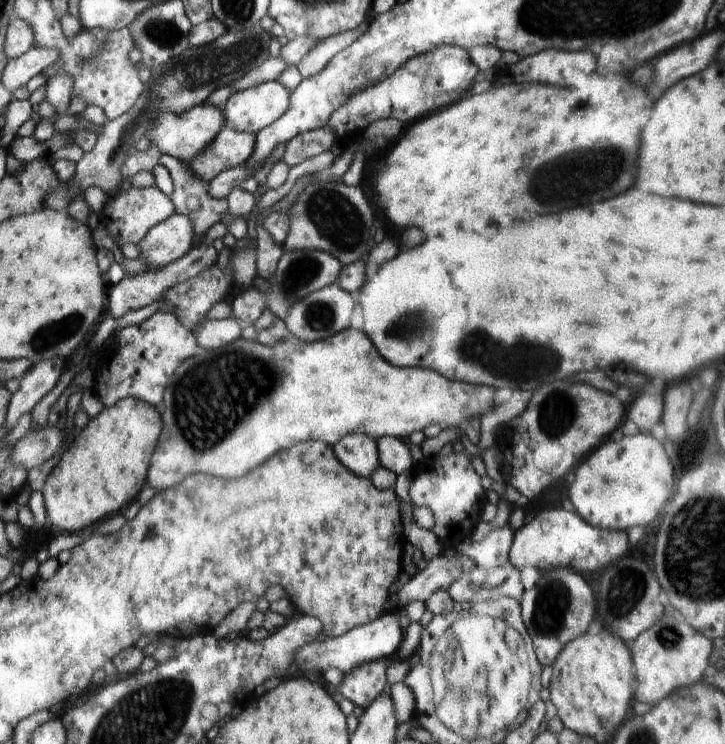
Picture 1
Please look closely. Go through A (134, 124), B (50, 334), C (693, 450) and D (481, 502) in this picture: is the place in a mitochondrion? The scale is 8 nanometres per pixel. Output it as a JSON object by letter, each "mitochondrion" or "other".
{"A":"mitochondrion","B":"mitochondrion","C":"other","D":"other"}

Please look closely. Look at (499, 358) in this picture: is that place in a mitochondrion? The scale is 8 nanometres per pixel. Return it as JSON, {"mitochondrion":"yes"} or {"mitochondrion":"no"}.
{"mitochondrion":"yes"}

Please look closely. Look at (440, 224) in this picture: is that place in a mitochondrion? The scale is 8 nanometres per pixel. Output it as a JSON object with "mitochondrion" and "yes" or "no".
{"mitochondrion":"no"}

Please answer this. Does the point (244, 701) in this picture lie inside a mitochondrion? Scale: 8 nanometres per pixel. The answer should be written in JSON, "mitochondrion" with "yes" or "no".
{"mitochondrion":"no"}

